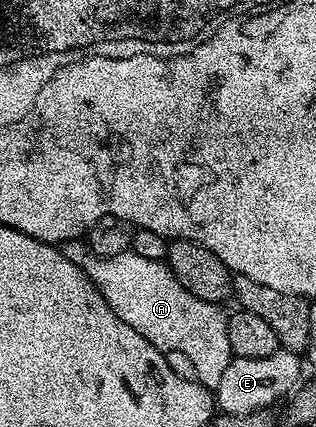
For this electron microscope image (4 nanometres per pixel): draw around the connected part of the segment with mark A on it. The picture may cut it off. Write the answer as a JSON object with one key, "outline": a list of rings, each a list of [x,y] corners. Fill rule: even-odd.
{"outline":[[[81,238],[68,240],[67,243],[61,244],[60,249],[64,253],[64,257],[68,257],[68,261],[72,261],[72,265],[80,268],[90,278],[92,285],[96,285],[96,289],[104,297],[104,301],[108,301],[112,313],[116,313],[116,317],[120,317],[120,321],[124,321],[124,325],[132,325],[132,329],[136,329],[136,333],[140,333],[140,337],[144,337],[144,341],[148,341],[163,353],[172,349],[176,349],[179,353],[185,353],[196,365],[197,382],[211,389],[218,388],[220,377],[224,377],[224,369],[228,369],[232,358],[228,343],[228,325],[226,324],[228,315],[227,312],[222,312],[223,308],[219,304],[200,301],[200,297],[192,297],[192,293],[188,293],[188,289],[184,289],[184,285],[180,285],[180,281],[176,281],[169,266],[163,261],[140,257],[131,250],[116,253],[116,257],[105,259],[97,255]]]}

